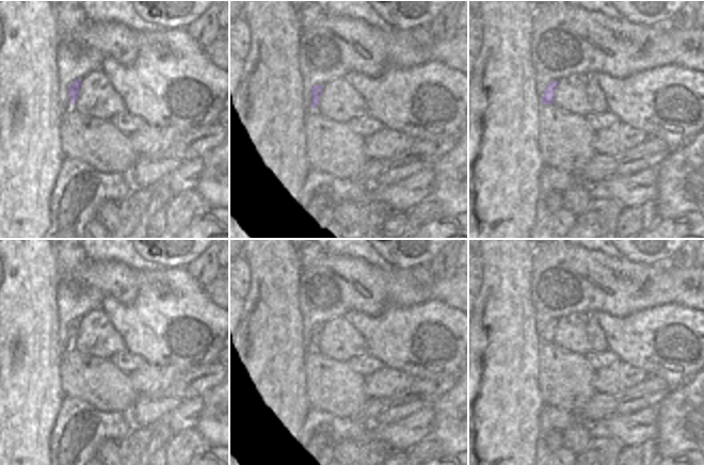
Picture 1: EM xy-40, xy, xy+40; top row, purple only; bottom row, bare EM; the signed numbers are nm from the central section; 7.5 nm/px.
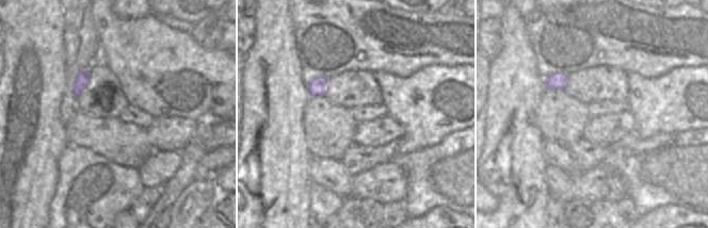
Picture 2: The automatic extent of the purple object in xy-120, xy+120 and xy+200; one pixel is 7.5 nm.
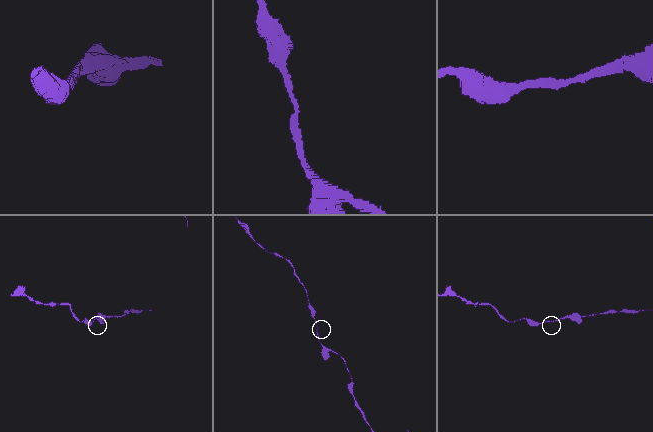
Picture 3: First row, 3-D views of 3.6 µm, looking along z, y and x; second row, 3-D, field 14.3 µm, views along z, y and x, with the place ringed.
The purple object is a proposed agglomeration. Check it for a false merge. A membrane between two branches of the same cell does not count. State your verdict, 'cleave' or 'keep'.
keep

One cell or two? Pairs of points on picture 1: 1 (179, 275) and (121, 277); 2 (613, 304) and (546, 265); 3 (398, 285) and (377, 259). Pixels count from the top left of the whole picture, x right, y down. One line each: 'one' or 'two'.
1: two
2: one
3: two

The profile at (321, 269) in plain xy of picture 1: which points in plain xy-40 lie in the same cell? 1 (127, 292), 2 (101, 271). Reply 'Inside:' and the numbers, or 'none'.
Inside: 1, 2

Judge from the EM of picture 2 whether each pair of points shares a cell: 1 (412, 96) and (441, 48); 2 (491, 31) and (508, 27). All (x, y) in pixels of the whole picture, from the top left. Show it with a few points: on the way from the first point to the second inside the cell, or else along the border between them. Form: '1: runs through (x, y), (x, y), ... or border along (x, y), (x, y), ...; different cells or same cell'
1: border along (456, 65), (431, 64), (414, 71), (408, 77); different cells
2: border along (500, 17), (501, 49), (497, 53); different cells

